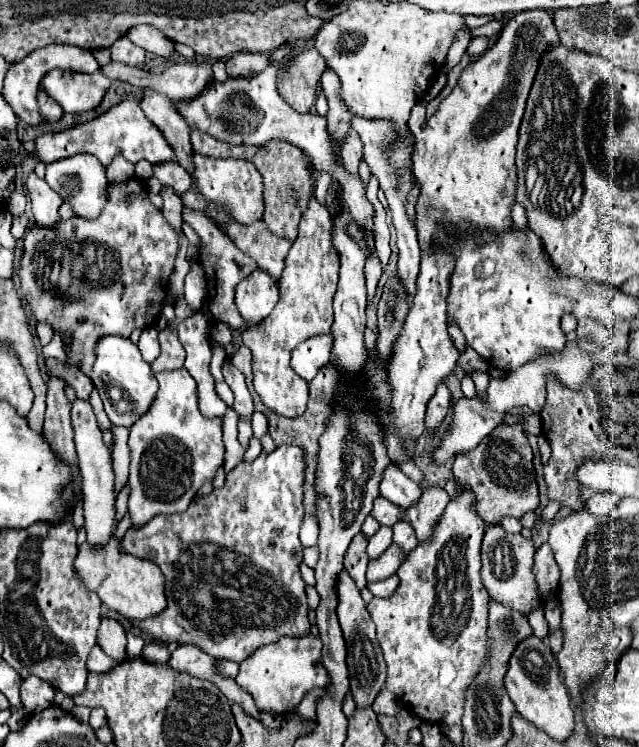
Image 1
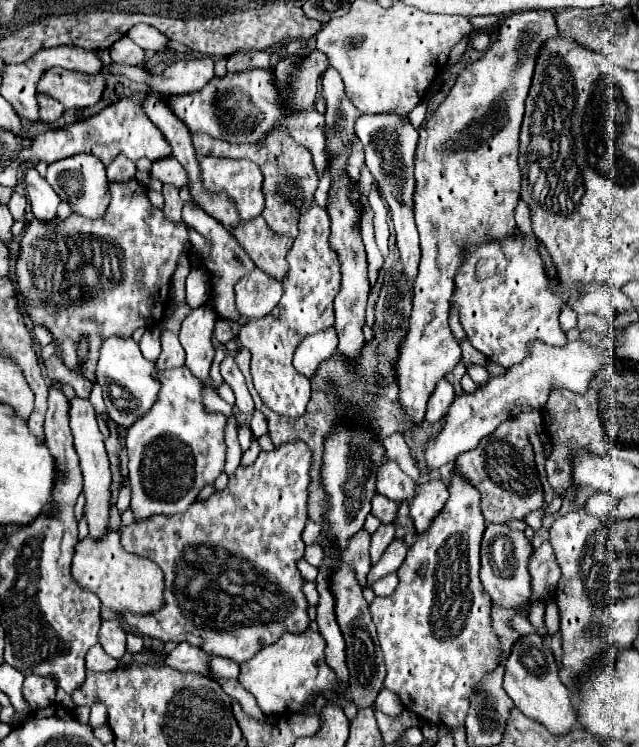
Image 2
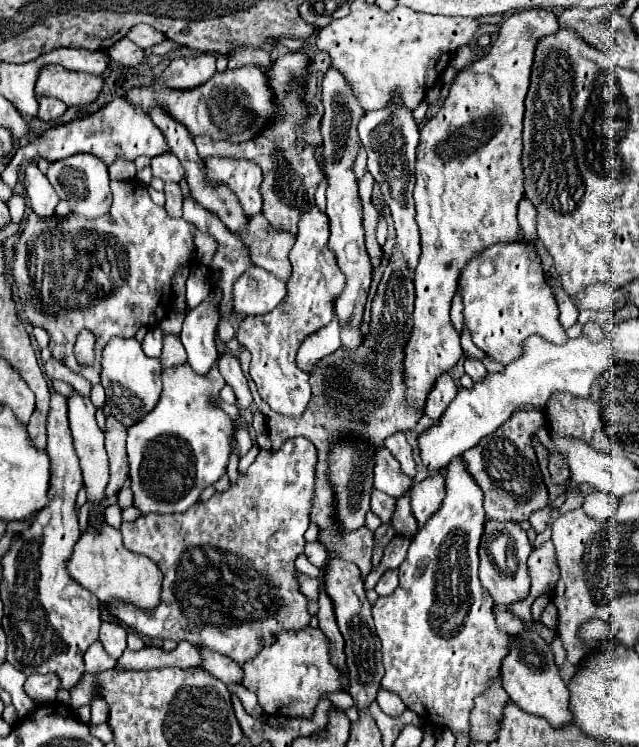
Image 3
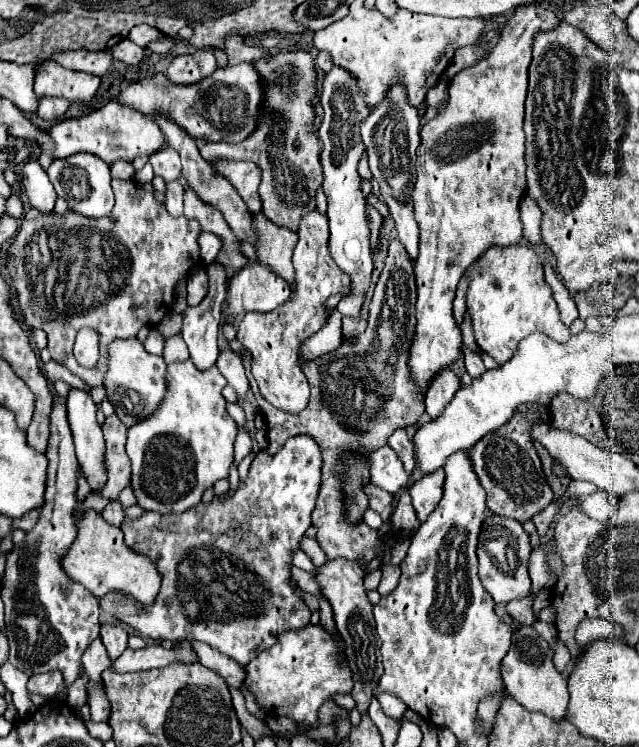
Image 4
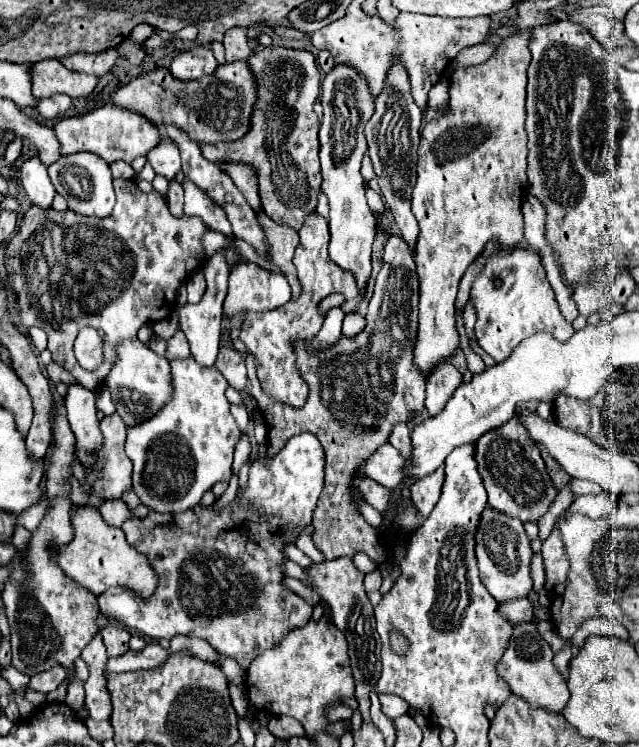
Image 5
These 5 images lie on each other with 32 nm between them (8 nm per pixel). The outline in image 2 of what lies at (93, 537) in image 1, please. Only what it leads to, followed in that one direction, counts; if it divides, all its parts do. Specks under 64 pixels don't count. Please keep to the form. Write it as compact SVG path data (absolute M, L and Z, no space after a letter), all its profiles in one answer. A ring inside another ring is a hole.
M78 396L70 400L70 428L74 434L74 446L76 446L76 452L80 456L80 468L82 468L82 476L84 476L84 490L82 492L86 496L84 514L86 514L86 522L88 522L88 536L92 540L102 540L106 536L106 532L110 530L112 472L110 472L108 454L104 448L104 436L98 430L96 414L94 414L94 408L88 400L82 400Z

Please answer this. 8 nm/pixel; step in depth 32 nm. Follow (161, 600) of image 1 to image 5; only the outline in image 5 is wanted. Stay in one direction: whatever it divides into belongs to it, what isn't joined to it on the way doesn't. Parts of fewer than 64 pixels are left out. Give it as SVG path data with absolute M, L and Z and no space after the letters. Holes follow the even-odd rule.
M90 506L72 508L72 524L76 524L76 536L72 544L56 552L56 562L74 582L82 584L96 596L104 594L108 588L114 588L114 586L130 588L142 600L148 600L156 592L158 576L150 566L150 560L144 554L136 552L124 540L122 528L106 524L100 512Z

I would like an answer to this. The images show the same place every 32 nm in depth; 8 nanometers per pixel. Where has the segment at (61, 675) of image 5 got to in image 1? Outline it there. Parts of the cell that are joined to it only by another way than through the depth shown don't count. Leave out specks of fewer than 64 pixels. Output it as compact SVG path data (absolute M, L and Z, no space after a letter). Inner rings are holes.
M30 676L20 684L20 700L26 714L42 712L44 708L54 704L54 690L50 684L42 684L40 678Z

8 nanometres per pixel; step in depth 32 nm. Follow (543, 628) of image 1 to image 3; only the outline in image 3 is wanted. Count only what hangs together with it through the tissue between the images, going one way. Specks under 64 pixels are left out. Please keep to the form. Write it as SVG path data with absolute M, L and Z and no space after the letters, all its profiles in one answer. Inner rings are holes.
M540 596L540 598L534 600L534 604L532 604L532 622L534 622L534 624L540 622L540 616L542 616L544 608L548 606L548 602L550 602L548 596Z

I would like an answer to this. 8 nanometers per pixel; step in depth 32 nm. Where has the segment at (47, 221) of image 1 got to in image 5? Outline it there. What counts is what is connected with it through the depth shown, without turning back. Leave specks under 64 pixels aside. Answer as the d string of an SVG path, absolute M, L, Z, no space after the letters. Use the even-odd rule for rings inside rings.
M38 156L28 158L20 166L20 184L24 186L30 202L38 208L52 208L52 200L56 196L56 190L48 178L46 168L40 164Z

